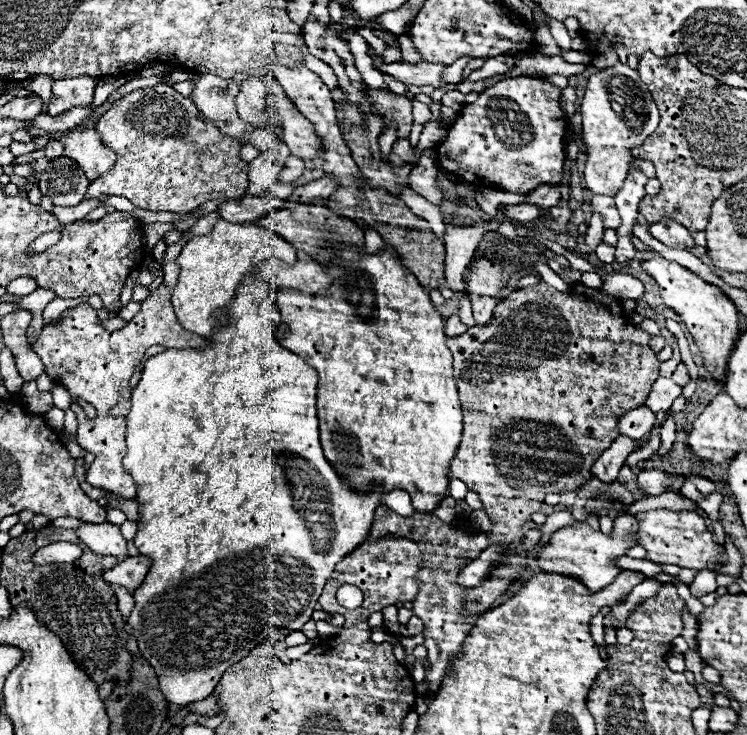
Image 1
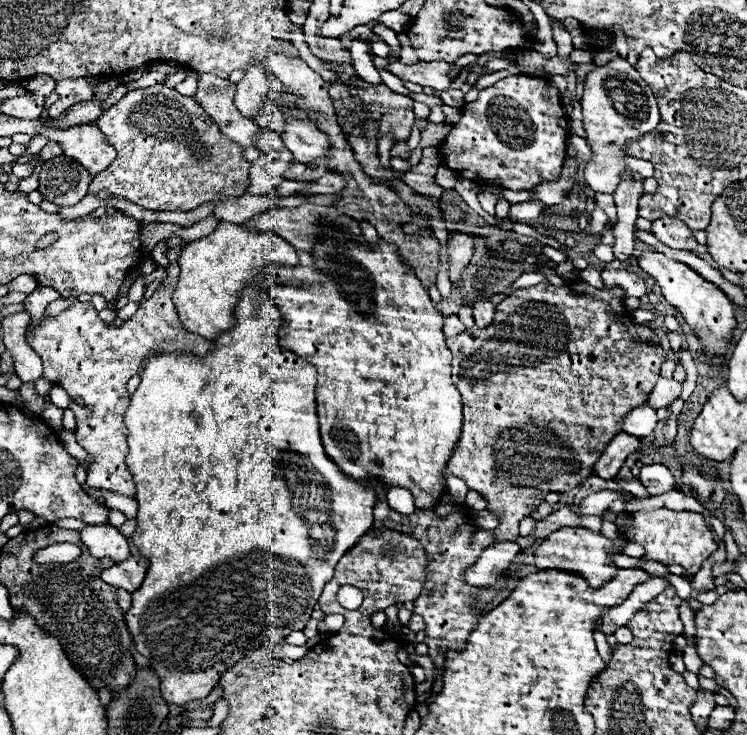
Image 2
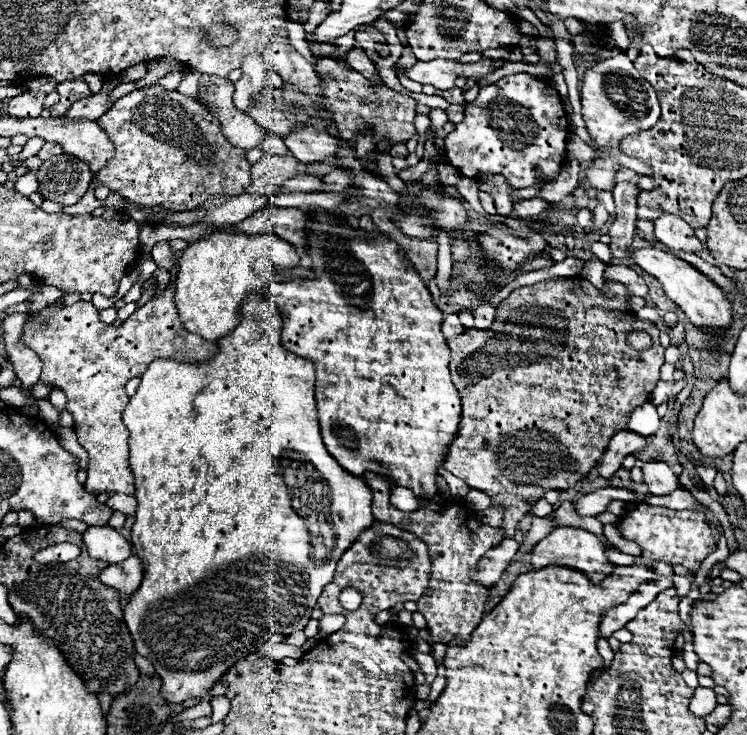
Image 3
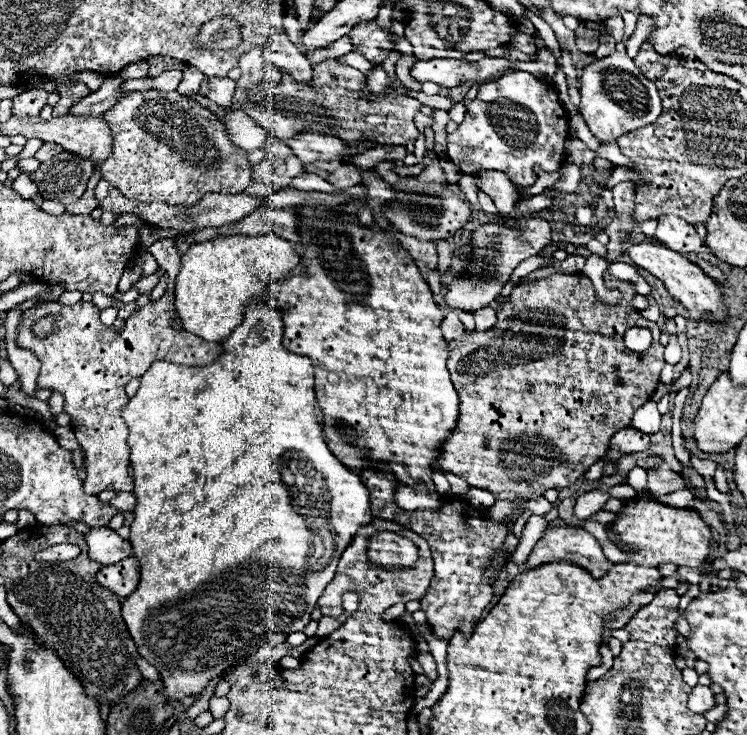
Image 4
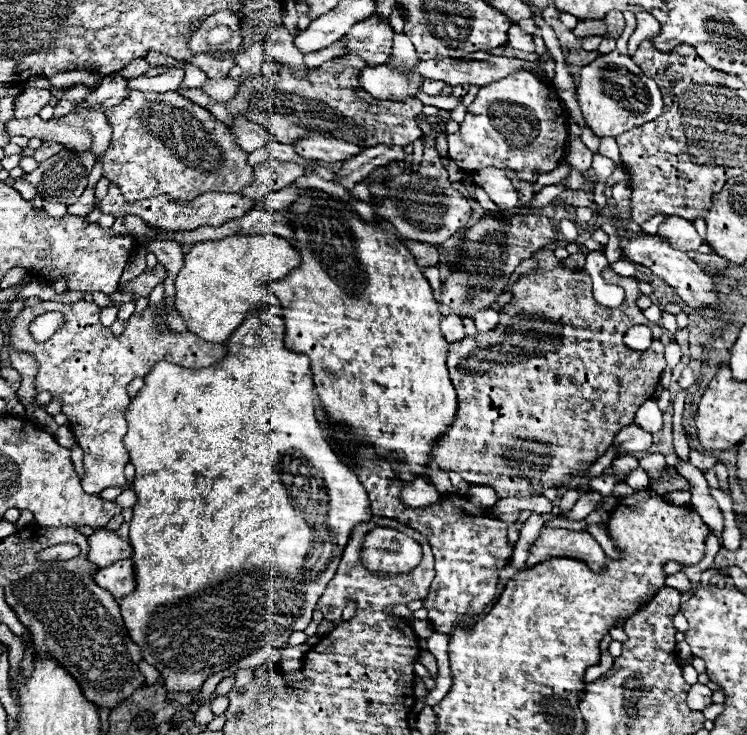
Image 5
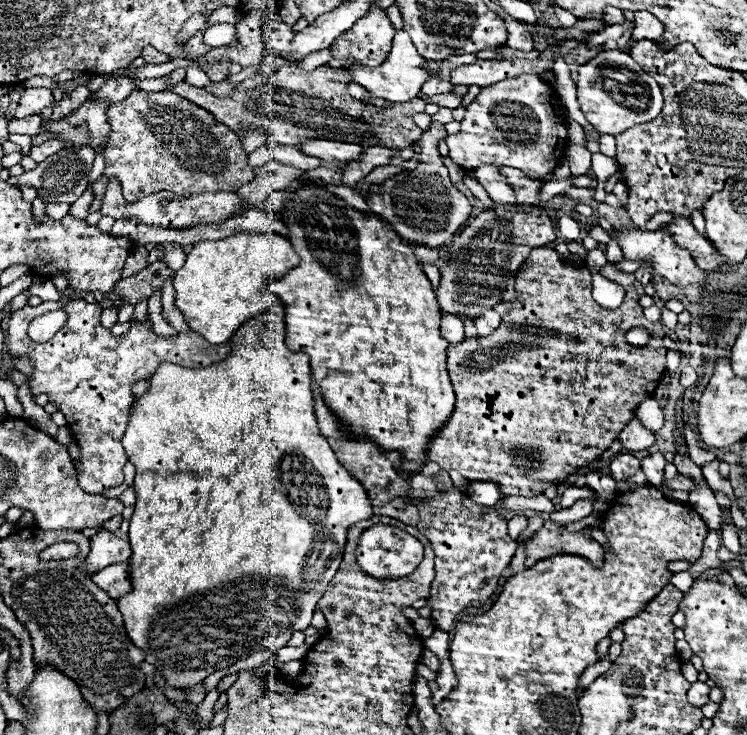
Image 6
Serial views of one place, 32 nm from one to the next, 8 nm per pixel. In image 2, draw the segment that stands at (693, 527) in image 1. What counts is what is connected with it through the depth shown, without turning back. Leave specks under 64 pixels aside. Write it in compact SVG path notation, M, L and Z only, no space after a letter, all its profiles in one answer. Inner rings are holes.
M666 508L650 510L650 512L636 512L632 514L632 528L628 530L628 538L642 544L646 554L642 560L656 560L662 564L680 564L686 570L700 570L702 564L718 550L714 542L712 530L706 526L702 514L696 512L674 512Z

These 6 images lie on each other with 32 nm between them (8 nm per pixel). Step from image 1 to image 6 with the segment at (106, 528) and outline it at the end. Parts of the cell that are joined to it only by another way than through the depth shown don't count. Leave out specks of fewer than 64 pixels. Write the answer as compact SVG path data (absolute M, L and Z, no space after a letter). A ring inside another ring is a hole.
M98 530L90 538L90 554L86 556L84 568L88 572L96 572L116 562L124 562L132 556L132 548L126 540L118 538L110 530Z

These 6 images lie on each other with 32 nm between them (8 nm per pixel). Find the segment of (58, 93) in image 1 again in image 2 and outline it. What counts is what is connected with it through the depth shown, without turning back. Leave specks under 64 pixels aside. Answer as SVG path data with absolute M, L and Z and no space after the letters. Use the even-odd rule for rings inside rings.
M88 76L84 78L74 78L74 80L58 80L54 92L60 96L50 108L48 114L52 118L58 118L60 114L64 114L70 106L78 104L78 102L88 102L94 98L92 92L92 84L88 80Z

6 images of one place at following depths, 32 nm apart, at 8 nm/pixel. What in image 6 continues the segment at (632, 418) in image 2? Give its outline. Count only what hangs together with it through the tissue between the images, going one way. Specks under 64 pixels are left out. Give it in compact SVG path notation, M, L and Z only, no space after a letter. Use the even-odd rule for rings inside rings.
M646 398L638 410L636 410L636 418L642 422L644 428L652 430L652 432L658 432L664 424L664 416L662 416L662 408L658 406L658 400L656 398Z

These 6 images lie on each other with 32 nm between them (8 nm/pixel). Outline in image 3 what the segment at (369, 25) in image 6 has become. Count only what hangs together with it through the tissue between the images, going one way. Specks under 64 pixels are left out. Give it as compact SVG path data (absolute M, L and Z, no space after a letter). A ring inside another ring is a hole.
M368 26L368 30L366 30L366 32L358 32L358 34L356 34L356 42L364 46L366 56L368 56L370 60L380 58L380 56L374 52L374 46L376 46L376 44L386 44L384 36L382 36L380 32L376 32L376 28L374 28L374 26Z

